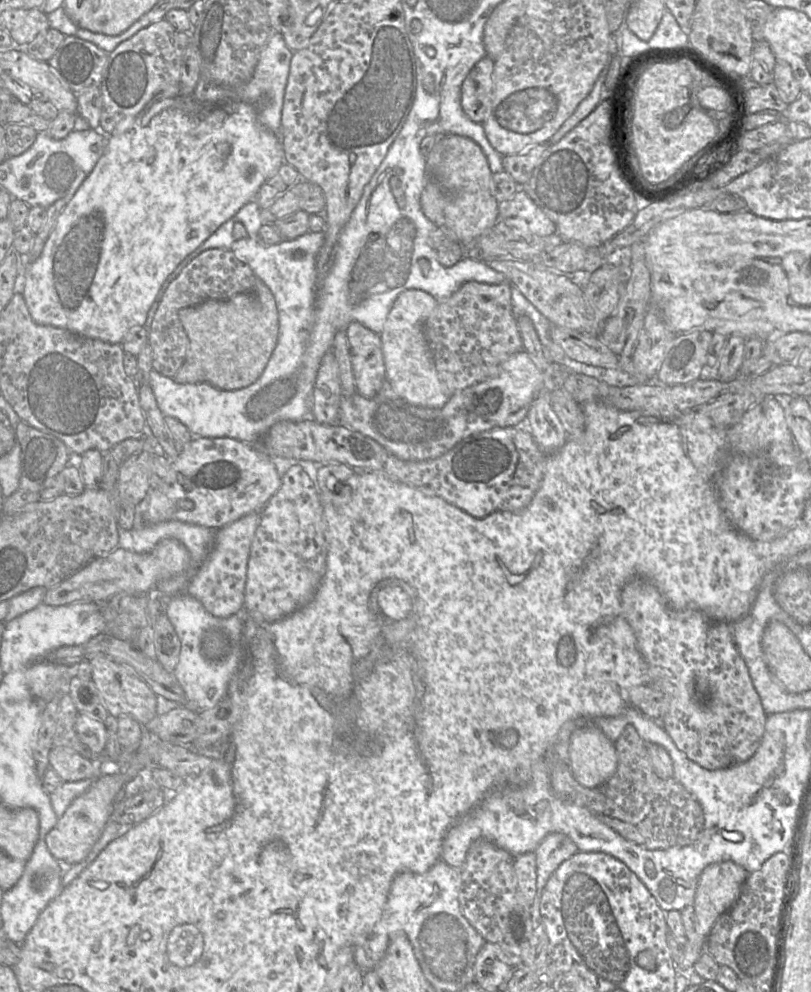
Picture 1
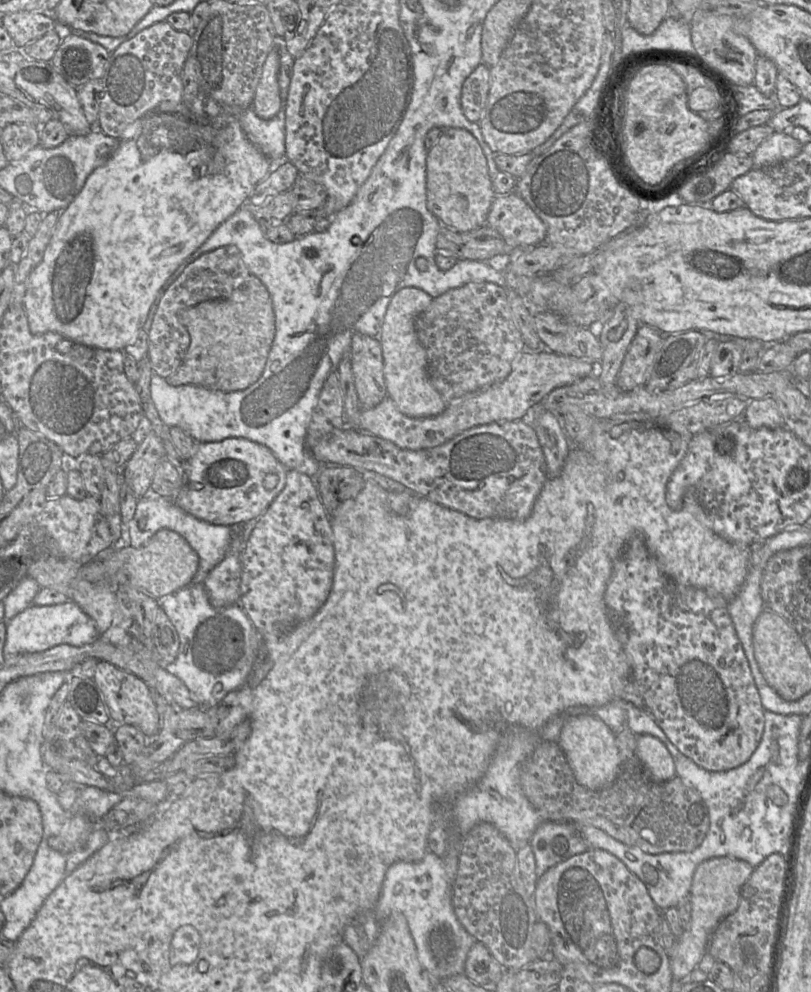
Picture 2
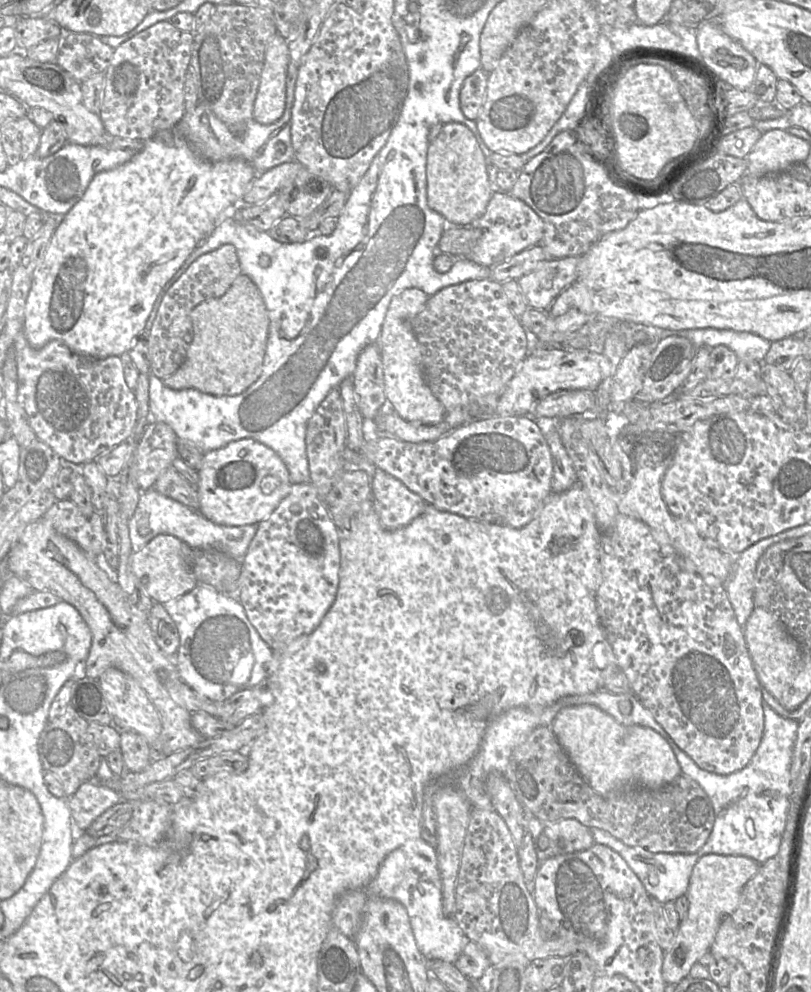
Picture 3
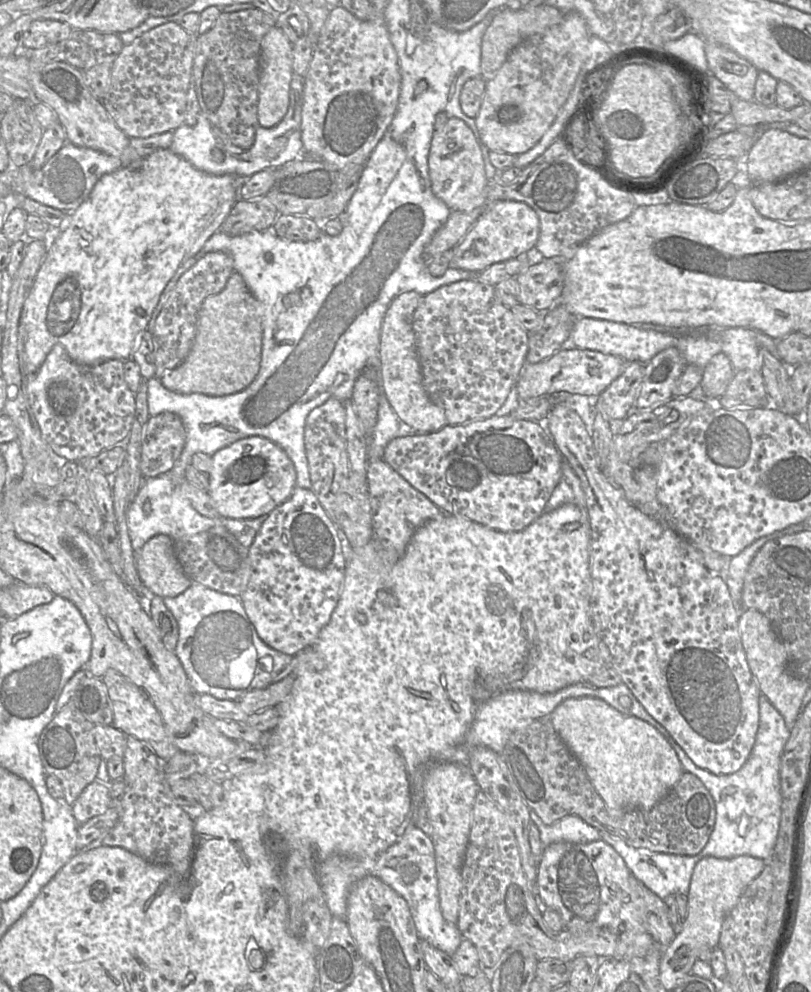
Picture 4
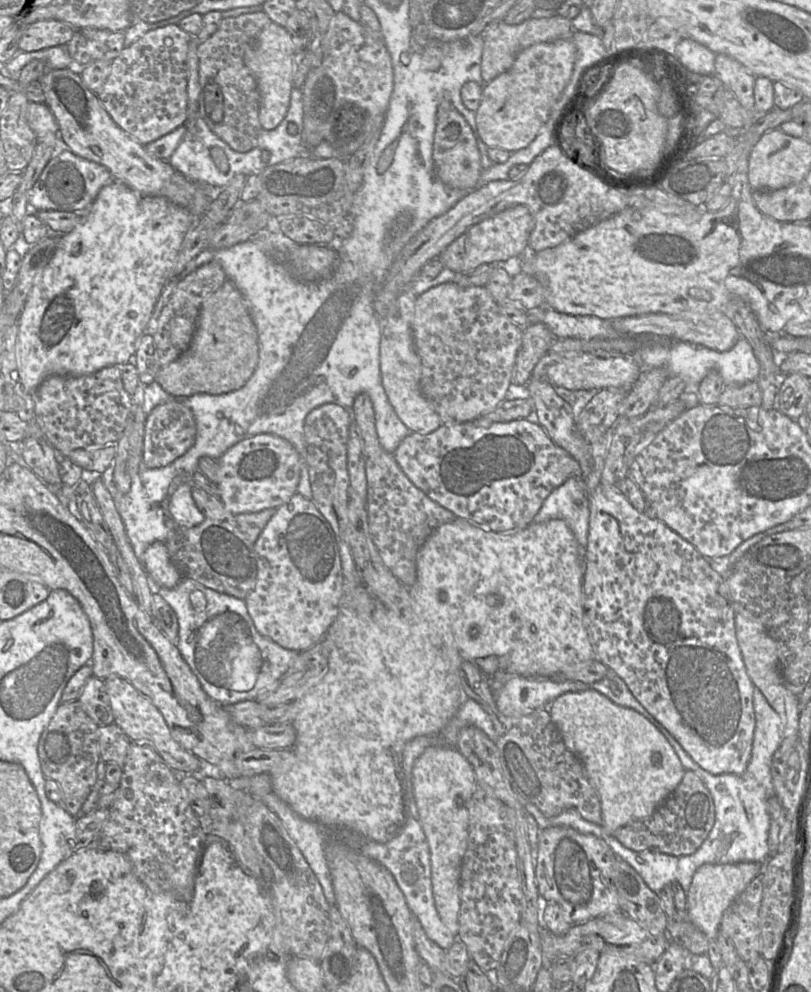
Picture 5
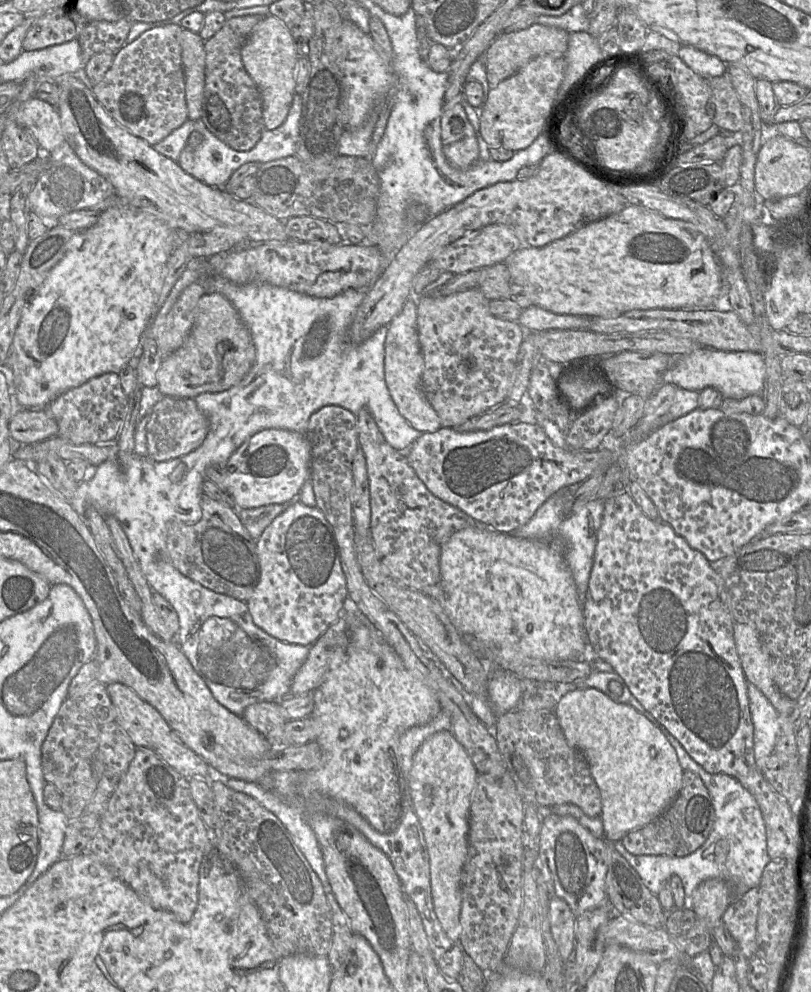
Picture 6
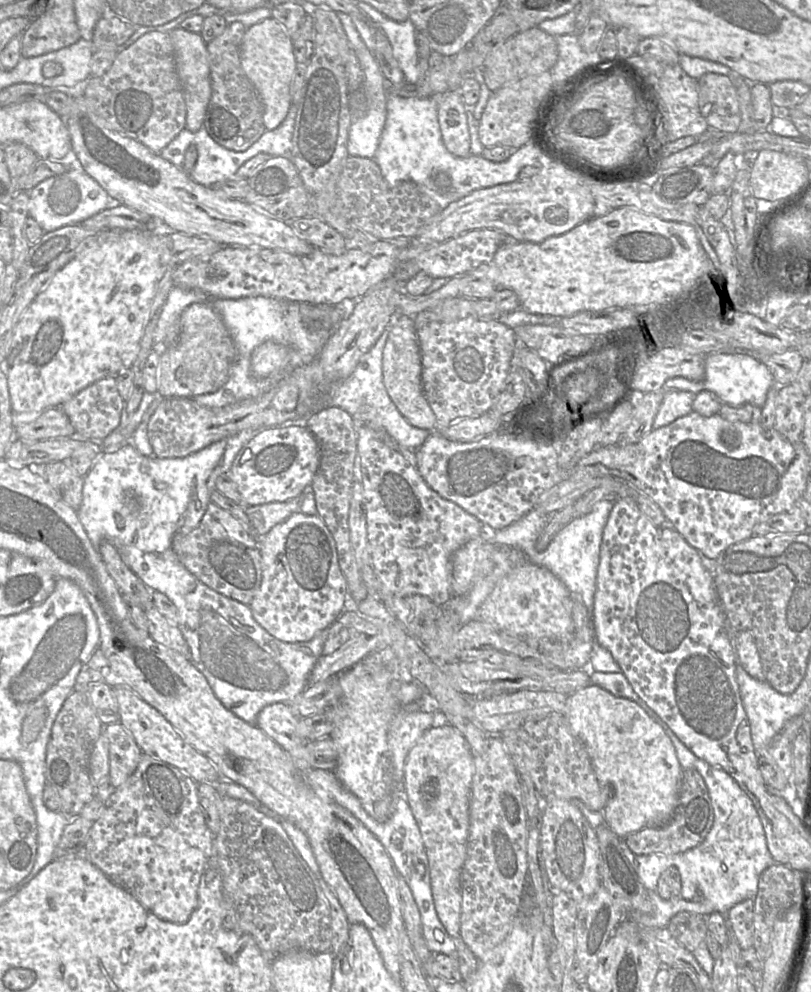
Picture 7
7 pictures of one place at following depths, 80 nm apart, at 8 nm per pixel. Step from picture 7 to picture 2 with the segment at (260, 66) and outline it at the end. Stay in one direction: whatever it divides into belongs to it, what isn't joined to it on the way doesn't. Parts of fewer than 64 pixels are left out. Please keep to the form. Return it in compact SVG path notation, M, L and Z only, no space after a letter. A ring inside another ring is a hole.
M274 46L265 60L252 103L252 107L257 116L265 120L272 119L281 108L278 83L279 68L279 49Z

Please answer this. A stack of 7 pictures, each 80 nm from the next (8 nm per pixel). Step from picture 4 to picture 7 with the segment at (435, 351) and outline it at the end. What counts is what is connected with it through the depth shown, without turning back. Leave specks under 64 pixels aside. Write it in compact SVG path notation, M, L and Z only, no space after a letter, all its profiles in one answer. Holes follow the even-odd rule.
M468 317L452 322L432 321L417 330L417 337L420 348L420 356L421 356L422 390L425 398L427 399L431 409L433 410L436 416L435 429L442 430L458 420L477 417L488 412L495 404L497 398L504 389L504 383L510 371L513 353L519 344L514 329L498 321L481 321L472 317Z

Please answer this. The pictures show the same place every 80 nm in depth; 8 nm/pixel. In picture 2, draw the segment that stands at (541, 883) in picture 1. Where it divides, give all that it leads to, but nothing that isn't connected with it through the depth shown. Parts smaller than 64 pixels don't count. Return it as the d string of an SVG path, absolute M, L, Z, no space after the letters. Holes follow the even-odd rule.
M570 822L541 823L530 845L535 858L536 882L549 868L589 850L578 829Z

